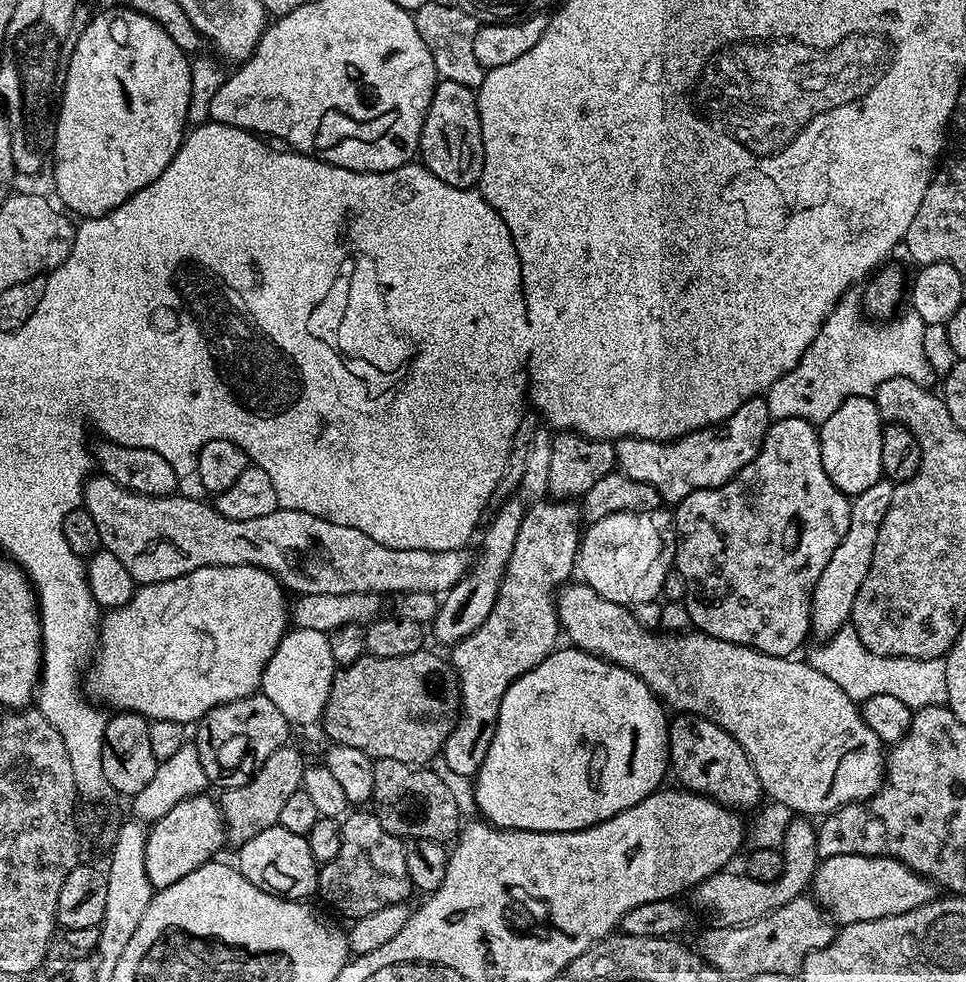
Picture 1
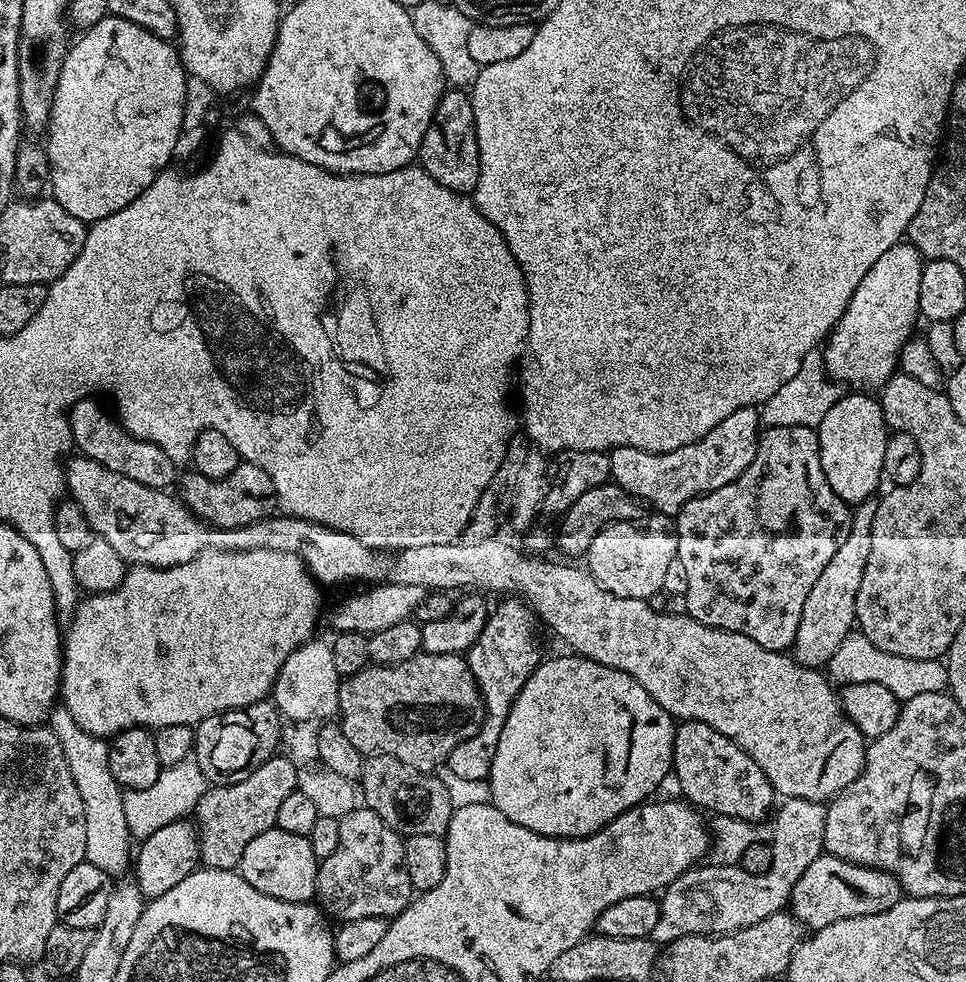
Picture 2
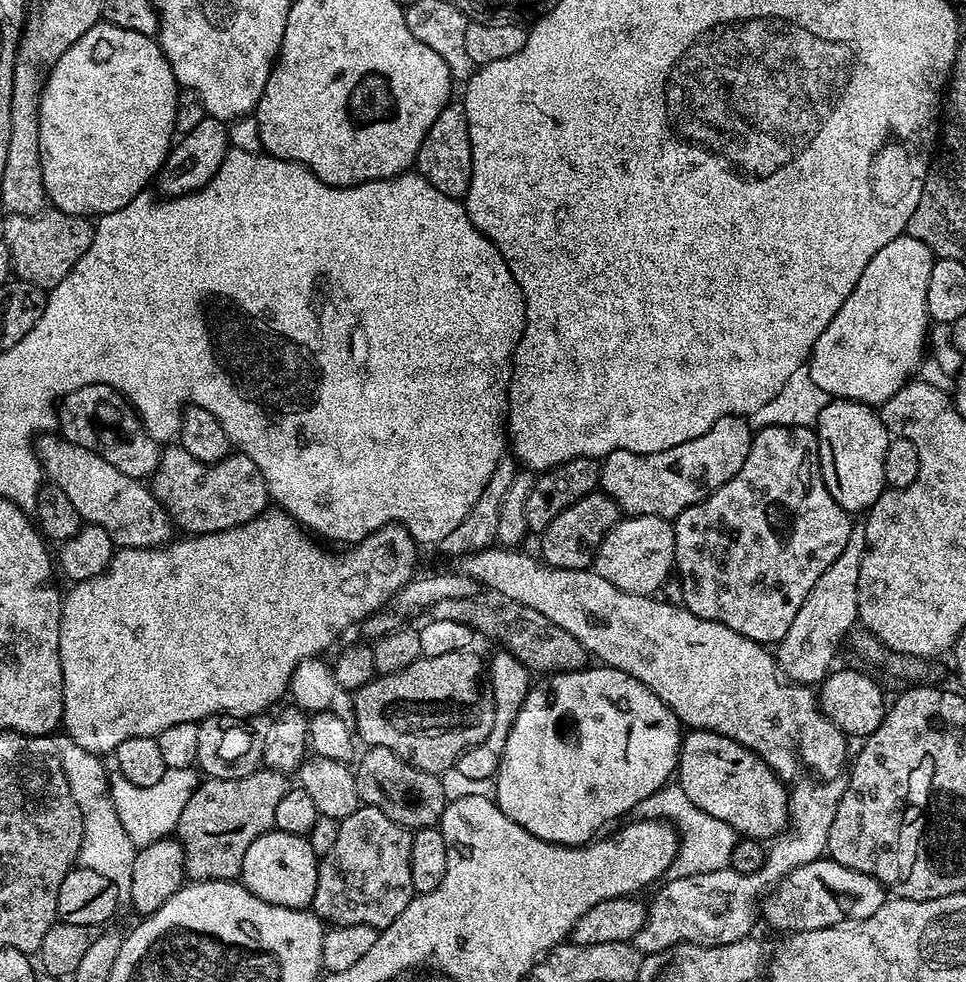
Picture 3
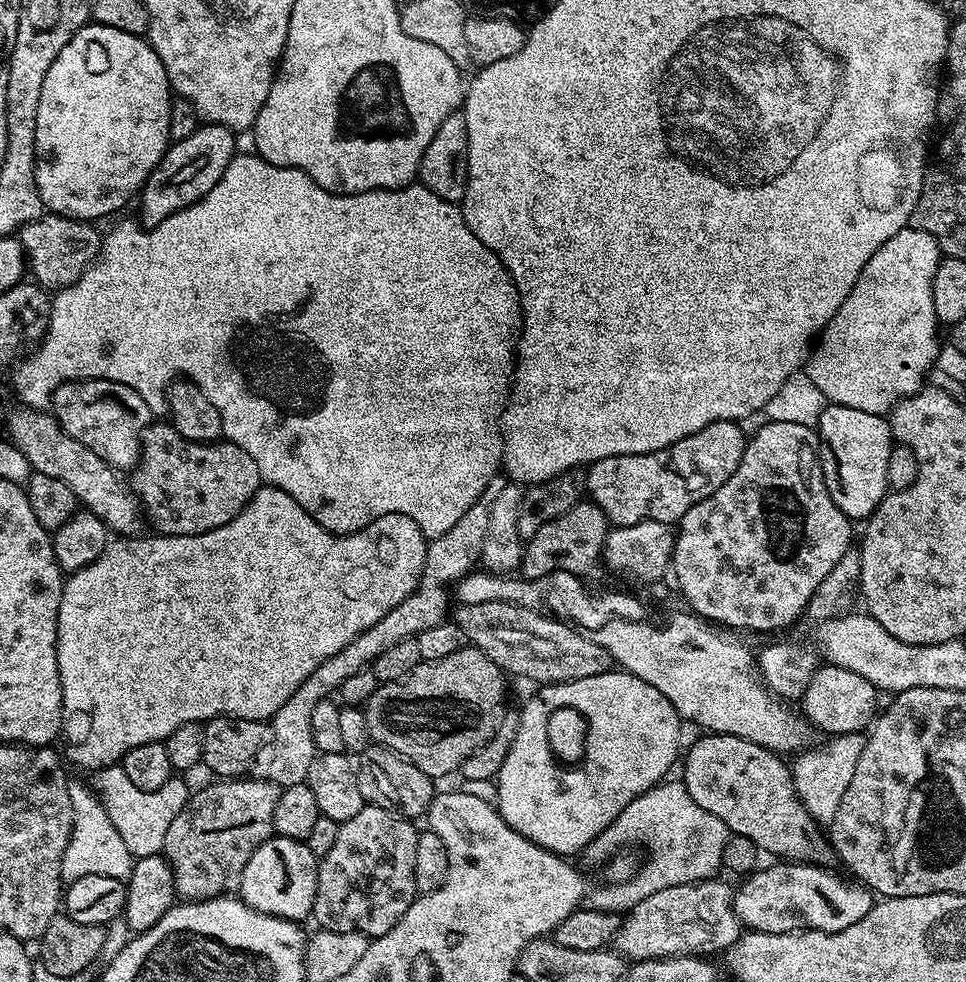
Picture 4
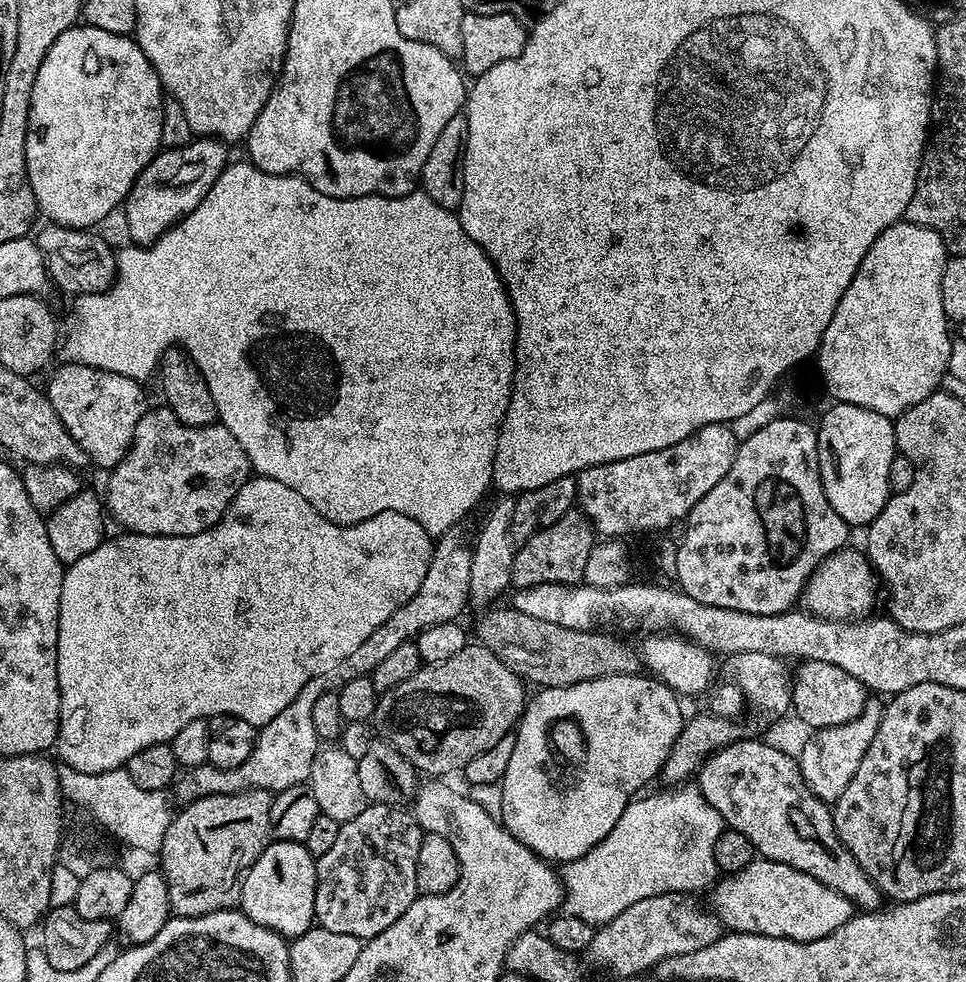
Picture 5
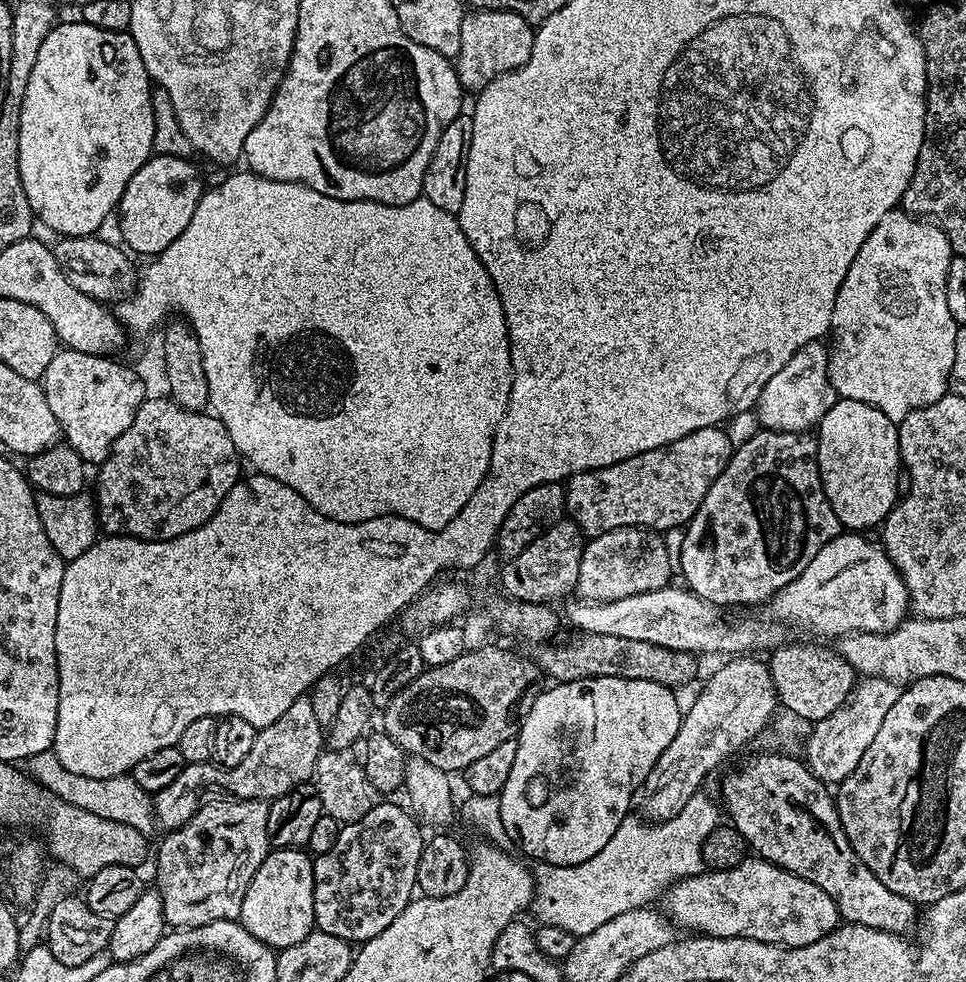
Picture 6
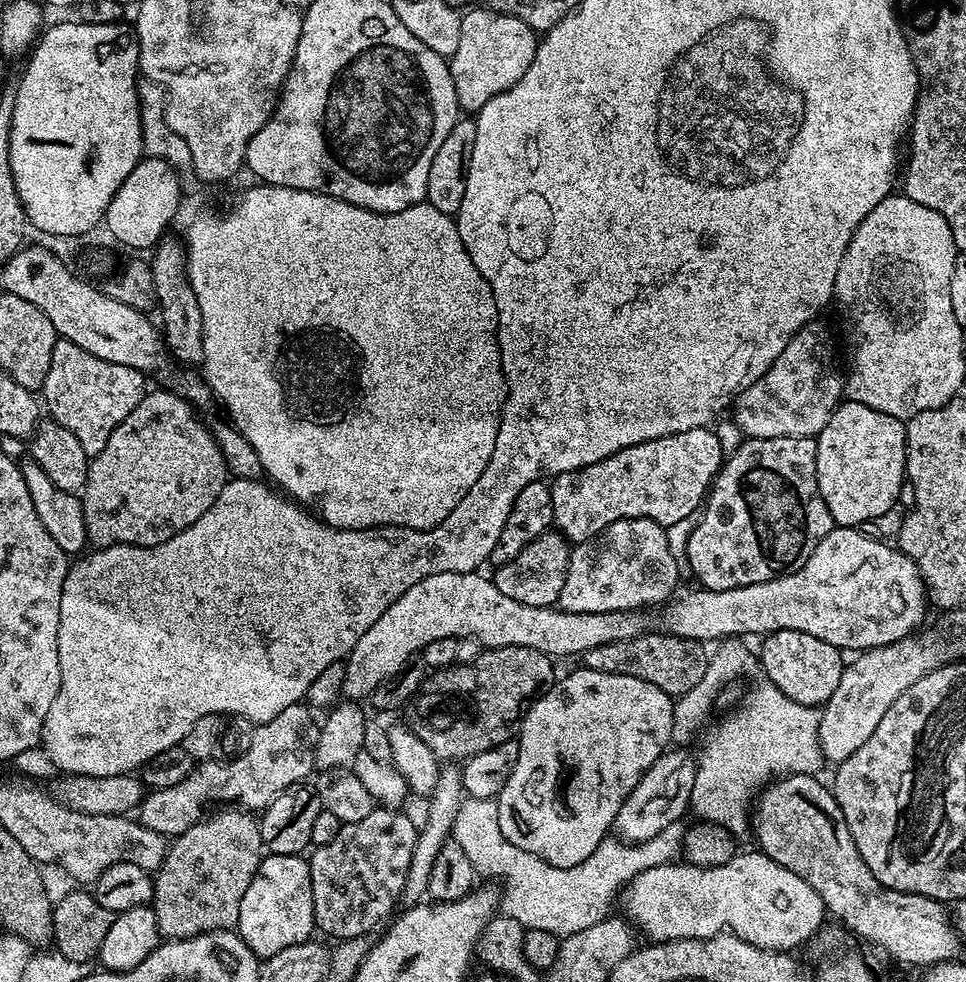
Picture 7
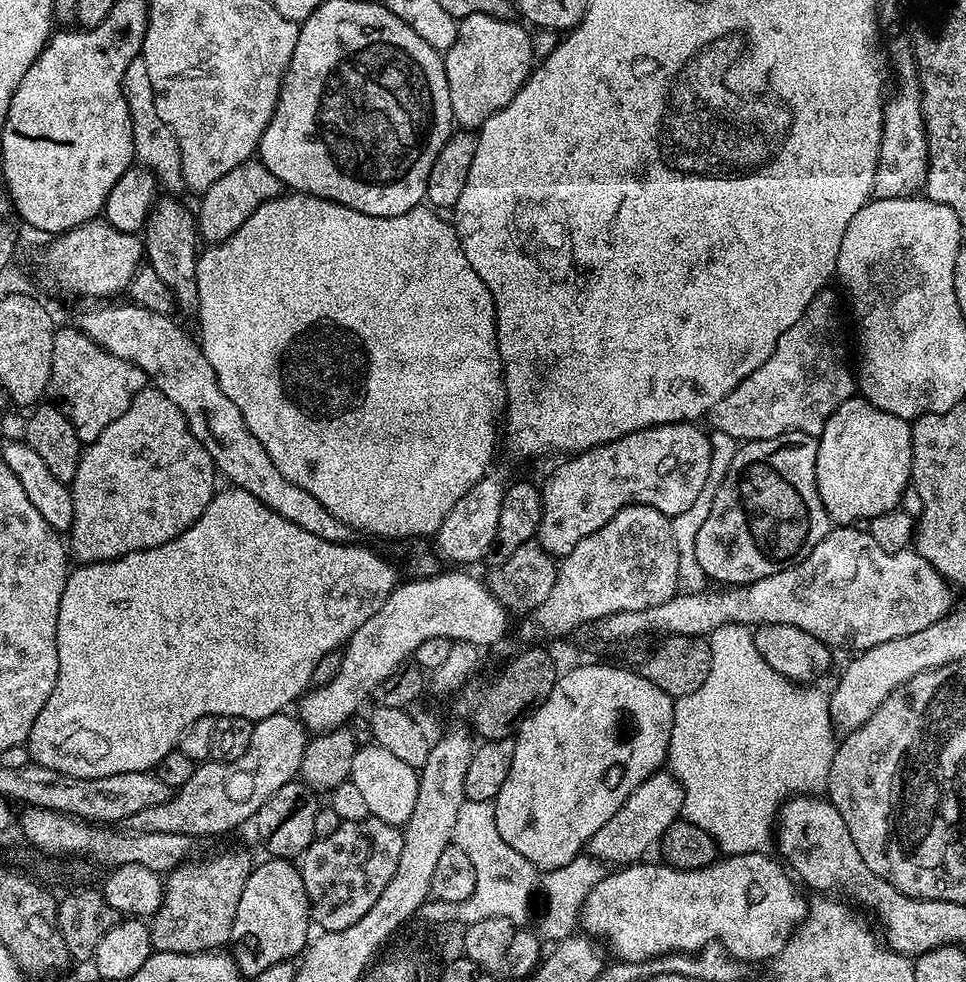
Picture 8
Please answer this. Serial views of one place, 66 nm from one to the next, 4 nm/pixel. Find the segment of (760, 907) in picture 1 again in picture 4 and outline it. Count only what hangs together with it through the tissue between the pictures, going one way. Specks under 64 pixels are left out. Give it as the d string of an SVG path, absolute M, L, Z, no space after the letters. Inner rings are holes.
M851 732L833 736L827 742L829 744L821 748L812 746L801 751L795 757L797 760L790 764L796 796L812 819L821 826L831 825L834 814L838 814L838 802L842 802L842 794L846 794L846 786L850 786L850 778L854 778L854 766L858 766L858 758L862 758L865 737L859 732ZM720 878L698 881L696 884L671 886L644 898L628 909L614 941L615 951L629 961L661 960L667 956L711 957L711 952L727 953L734 941L742 934L742 925L732 908L733 885L723 884Z

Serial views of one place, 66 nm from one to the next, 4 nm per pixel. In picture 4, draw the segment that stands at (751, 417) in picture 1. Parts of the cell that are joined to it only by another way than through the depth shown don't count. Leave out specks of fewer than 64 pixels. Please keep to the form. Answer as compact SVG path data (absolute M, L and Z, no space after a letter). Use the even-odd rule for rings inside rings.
M719 420L698 430L698 434L690 434L690 438L682 438L657 452L611 456L587 465L586 492L592 503L604 511L609 525L620 528L634 526L643 520L657 520L672 526L684 517L686 510L710 498L710 494L714 494L714 490L718 490L718 486L722 486L722 482L726 482L734 470L738 470L745 443L746 433L740 429L737 421Z

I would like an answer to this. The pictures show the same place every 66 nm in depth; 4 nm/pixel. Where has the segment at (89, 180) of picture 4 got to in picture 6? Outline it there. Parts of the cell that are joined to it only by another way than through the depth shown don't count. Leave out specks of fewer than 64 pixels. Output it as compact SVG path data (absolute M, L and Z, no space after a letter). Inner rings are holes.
M83 22L76 24L57 23L55 28L42 38L42 46L38 49L38 58L34 62L34 70L30 70L30 82L26 86L26 98L22 98L22 114L18 118L18 170L22 174L22 190L26 190L26 198L32 207L33 217L40 220L57 237L91 236L99 233L104 219L117 211L117 204L122 198L126 184L137 173L138 168L154 155L154 110L152 109L153 82L148 76L146 66L142 62L142 54L138 54L138 46L132 33L115 32L114 30L98 30L98 26L90 26Z

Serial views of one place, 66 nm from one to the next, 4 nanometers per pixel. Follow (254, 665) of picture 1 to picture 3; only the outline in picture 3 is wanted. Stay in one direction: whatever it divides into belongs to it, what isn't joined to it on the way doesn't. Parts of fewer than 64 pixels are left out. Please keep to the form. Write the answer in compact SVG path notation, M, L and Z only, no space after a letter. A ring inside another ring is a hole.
M269 510L258 518L230 530L207 532L205 536L189 535L180 539L184 540L177 539L159 548L121 548L113 551L112 561L102 574L89 580L75 581L71 585L72 589L63 597L58 634L64 683L62 728L82 750L112 754L128 738L158 737L162 730L167 730L169 726L178 726L178 722L199 722L207 716L221 714L259 716L267 713L271 704L278 703L283 696L285 699L298 665L324 654L320 652L326 651L355 620L363 622L369 616L377 615L387 600L389 603L412 581L412 567L416 564L418 551L416 539L401 524L389 522L377 532L371 532L366 539L340 550L344 552L327 552L326 549L312 544L313 537L296 523L293 516L283 510Z

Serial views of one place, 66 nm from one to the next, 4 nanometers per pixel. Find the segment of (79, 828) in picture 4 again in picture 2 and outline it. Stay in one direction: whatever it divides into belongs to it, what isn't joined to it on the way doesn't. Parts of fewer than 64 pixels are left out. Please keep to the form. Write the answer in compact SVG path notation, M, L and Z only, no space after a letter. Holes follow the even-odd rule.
M62 706L52 709L50 727L54 738L62 746L62 754L66 754L66 766L70 766L70 774L74 776L74 786L78 786L78 794L82 794L82 806L86 810L86 854L85 861L106 875L120 878L129 871L134 860L134 837L130 826L126 826L126 810L124 809L124 792L110 774L108 761L109 741L99 736L86 734L78 722L70 718L70 714Z

